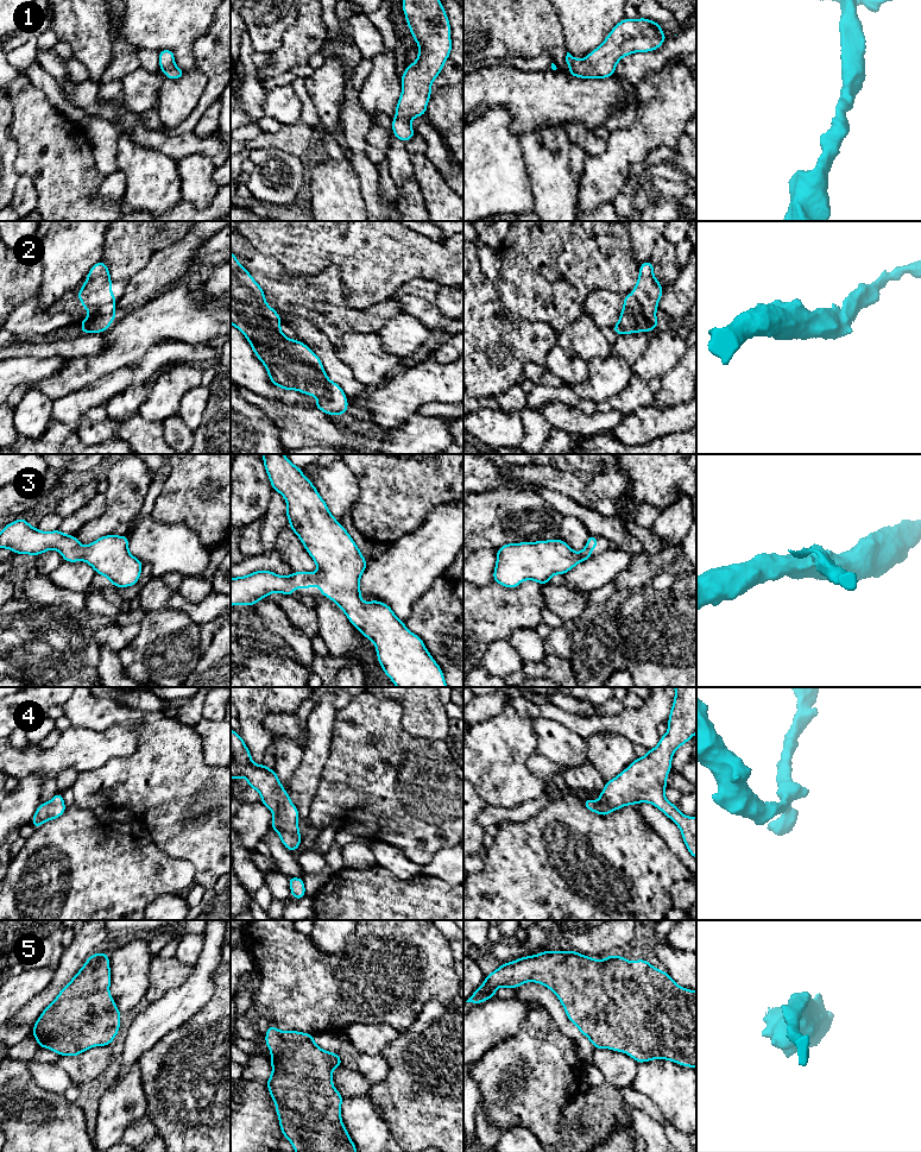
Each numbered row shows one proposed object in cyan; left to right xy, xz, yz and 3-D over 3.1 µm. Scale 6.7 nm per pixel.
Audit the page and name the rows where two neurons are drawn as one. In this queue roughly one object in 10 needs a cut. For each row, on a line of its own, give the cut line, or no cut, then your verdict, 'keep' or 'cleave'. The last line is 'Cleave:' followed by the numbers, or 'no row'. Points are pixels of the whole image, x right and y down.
1: no cut | keep
2: no cut | keep
3: no cut | keep
4: no cut | keep
5: no cut | keep
Cleave: no row

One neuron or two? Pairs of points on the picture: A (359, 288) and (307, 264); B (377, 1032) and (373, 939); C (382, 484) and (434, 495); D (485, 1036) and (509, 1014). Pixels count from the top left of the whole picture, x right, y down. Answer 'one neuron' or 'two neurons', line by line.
A: one neuron
B: two neurons
C: one neuron
D: one neuron

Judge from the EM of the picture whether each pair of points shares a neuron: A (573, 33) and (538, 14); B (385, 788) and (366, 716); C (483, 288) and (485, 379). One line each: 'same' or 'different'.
A: different
B: same
C: same

